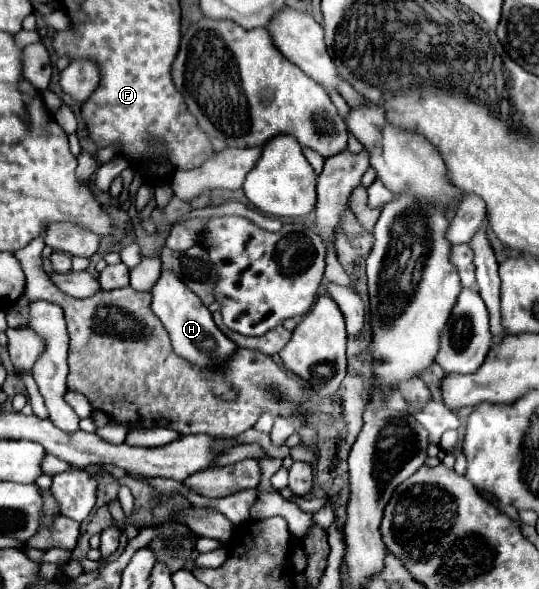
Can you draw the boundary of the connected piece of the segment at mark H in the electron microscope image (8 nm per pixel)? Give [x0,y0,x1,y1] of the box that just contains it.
[150,270,236,368]

